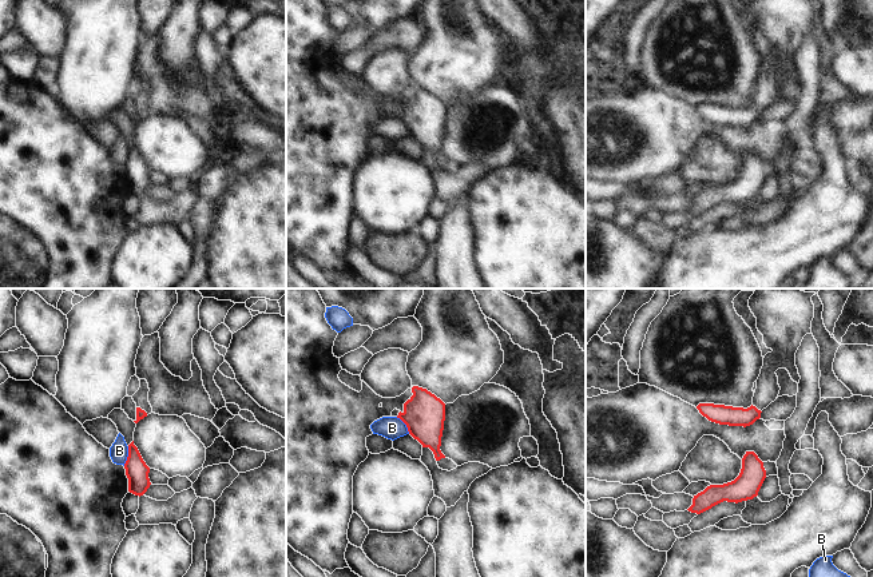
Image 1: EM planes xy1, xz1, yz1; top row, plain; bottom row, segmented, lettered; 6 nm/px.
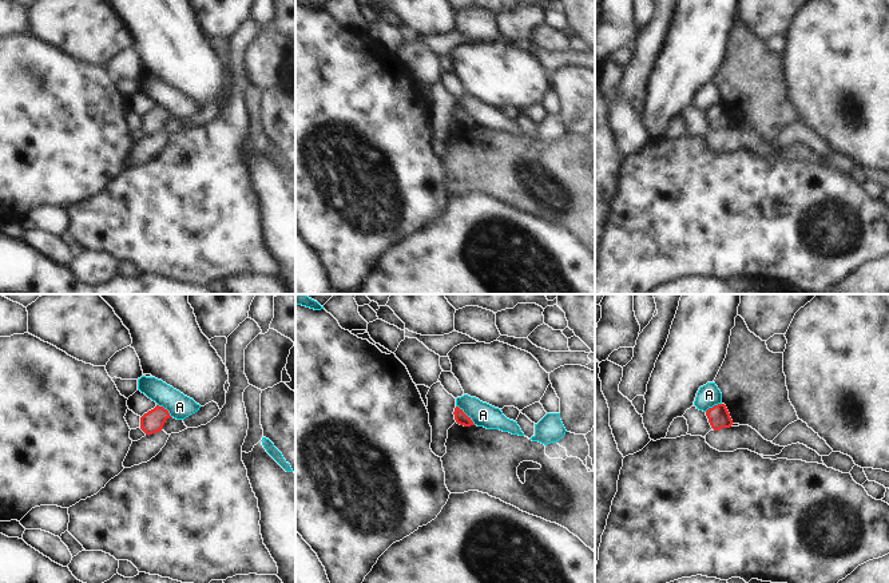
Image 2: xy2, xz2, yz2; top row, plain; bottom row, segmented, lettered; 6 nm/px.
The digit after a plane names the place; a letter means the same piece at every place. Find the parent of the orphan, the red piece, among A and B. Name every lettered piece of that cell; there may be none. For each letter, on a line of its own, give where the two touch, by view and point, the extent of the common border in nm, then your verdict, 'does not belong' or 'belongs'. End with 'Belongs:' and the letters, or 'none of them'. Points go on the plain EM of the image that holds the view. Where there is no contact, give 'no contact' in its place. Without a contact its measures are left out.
A: xz2 (465, 115) | 170 nm | does not belong
B: xy1 (129, 156) | 120 nm | does not belong
Belongs: none of them

